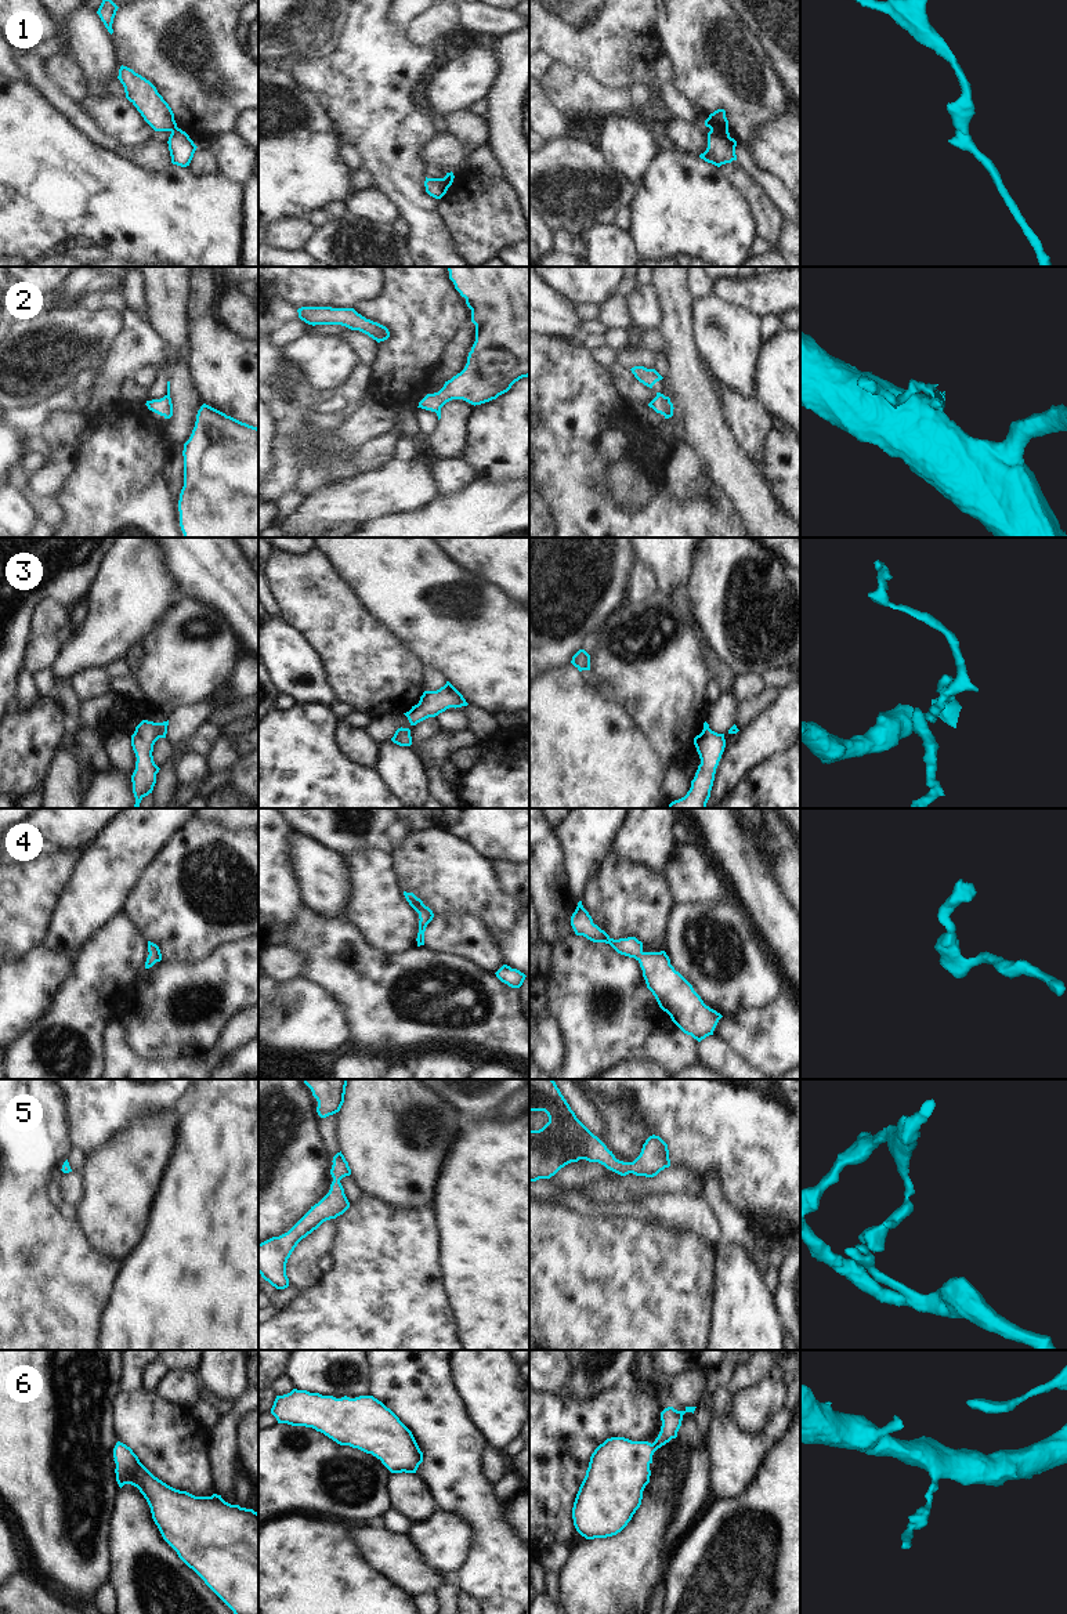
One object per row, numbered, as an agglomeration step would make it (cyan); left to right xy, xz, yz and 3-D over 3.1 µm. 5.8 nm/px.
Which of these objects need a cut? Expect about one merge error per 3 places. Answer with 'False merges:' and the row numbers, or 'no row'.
False merges: 1, 2

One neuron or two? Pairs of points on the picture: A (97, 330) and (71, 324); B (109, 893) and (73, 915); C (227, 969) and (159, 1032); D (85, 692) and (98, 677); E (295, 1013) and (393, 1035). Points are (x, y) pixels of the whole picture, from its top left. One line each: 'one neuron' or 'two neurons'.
A: one neuron
B: one neuron
C: one neuron
D: one neuron
E: two neurons

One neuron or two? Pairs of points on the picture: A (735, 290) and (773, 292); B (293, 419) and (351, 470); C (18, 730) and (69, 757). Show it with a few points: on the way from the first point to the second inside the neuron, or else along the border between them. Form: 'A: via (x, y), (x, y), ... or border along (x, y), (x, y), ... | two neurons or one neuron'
A: via (745, 292), (763, 292) | one neuron
B: via (306, 434), (336, 464) | one neuron
C: border along (58, 751), (54, 767), (46, 781) | two neurons

